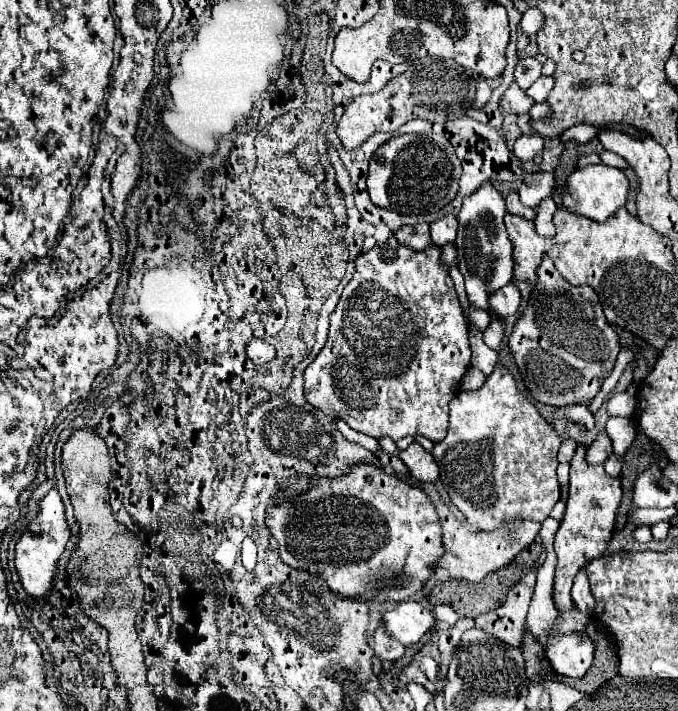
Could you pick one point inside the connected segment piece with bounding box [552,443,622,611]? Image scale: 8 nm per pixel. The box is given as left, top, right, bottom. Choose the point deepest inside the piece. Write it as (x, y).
(585, 533)

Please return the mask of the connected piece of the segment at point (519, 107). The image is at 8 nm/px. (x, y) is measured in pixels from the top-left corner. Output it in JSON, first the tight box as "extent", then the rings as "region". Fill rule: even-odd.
{"extent":[500,83,534,115],"region":[[[512,83],[510,89],[504,93],[504,97],[500,99],[500,107],[508,113],[514,113],[514,115],[528,115],[528,111],[532,109],[534,105],[534,99],[528,97],[520,87],[518,83]]]}

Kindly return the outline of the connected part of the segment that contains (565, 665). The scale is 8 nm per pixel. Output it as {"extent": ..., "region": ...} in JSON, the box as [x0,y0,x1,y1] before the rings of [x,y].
{"extent":[546,631,596,677],"region":[[[586,631],[548,635],[546,657],[552,669],[564,677],[584,677],[594,661],[596,645]]]}

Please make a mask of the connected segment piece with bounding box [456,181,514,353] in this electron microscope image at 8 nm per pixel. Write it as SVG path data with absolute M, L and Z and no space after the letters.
M484 181L482 187L478 187L472 195L464 197L462 209L458 215L458 237L456 237L456 249L458 249L458 261L460 261L458 267L466 279L466 293L468 293L470 305L488 313L490 325L484 331L484 343L496 353L500 353L500 347L504 341L506 321L490 309L488 299L496 289L512 281L512 269L514 269L514 261L512 261L514 245L504 227L506 213L508 211L506 211L504 195L490 181Z

